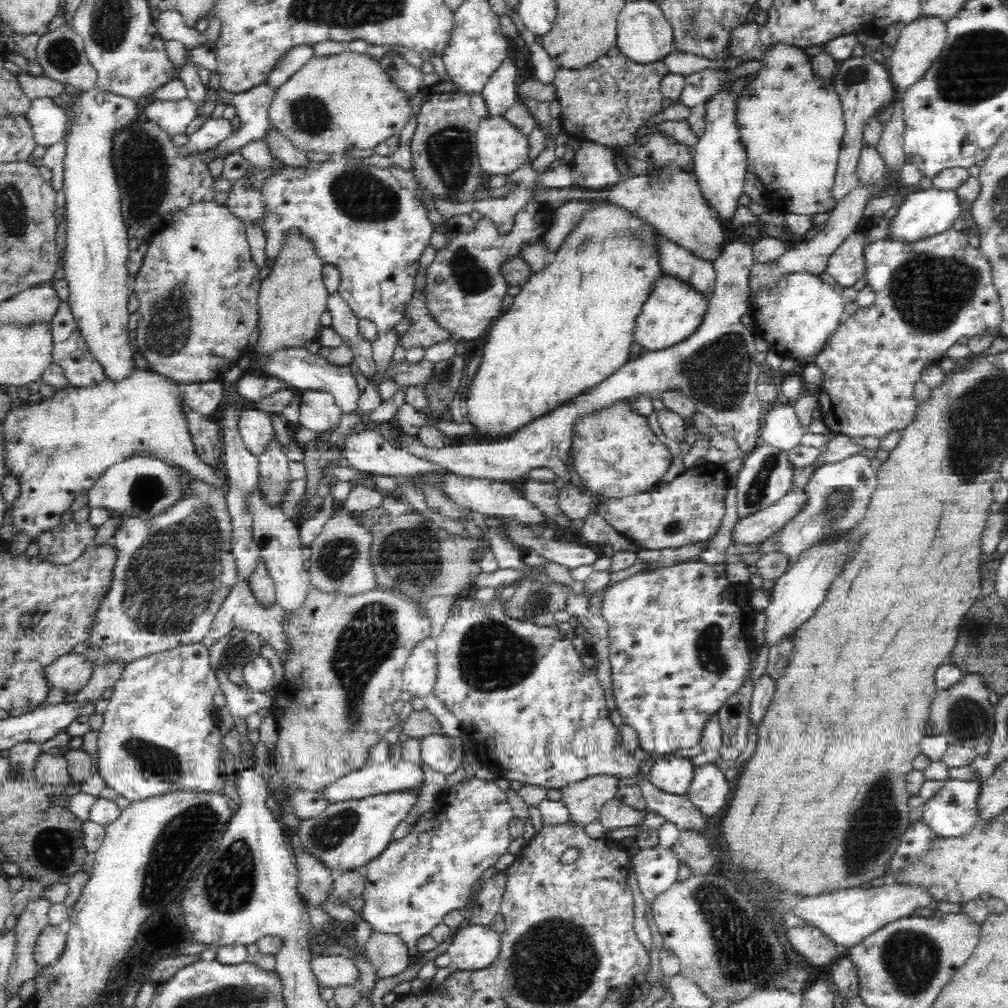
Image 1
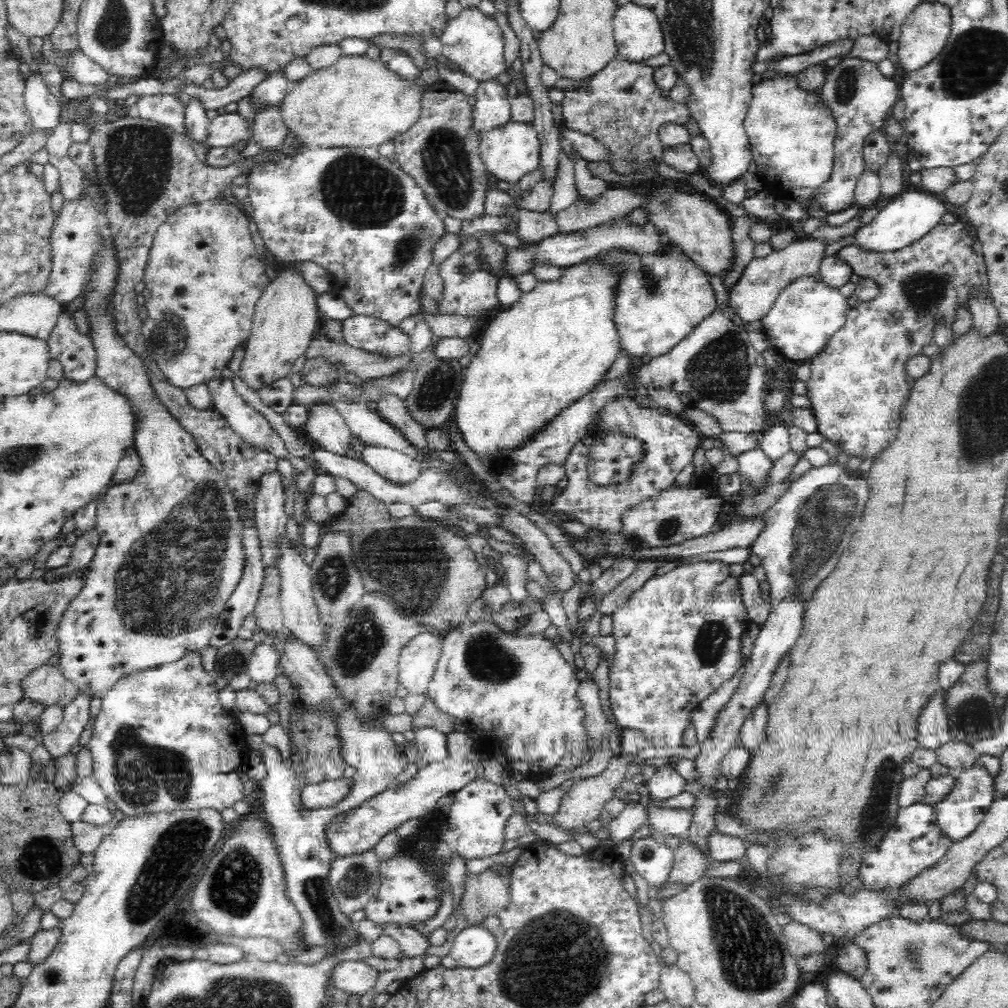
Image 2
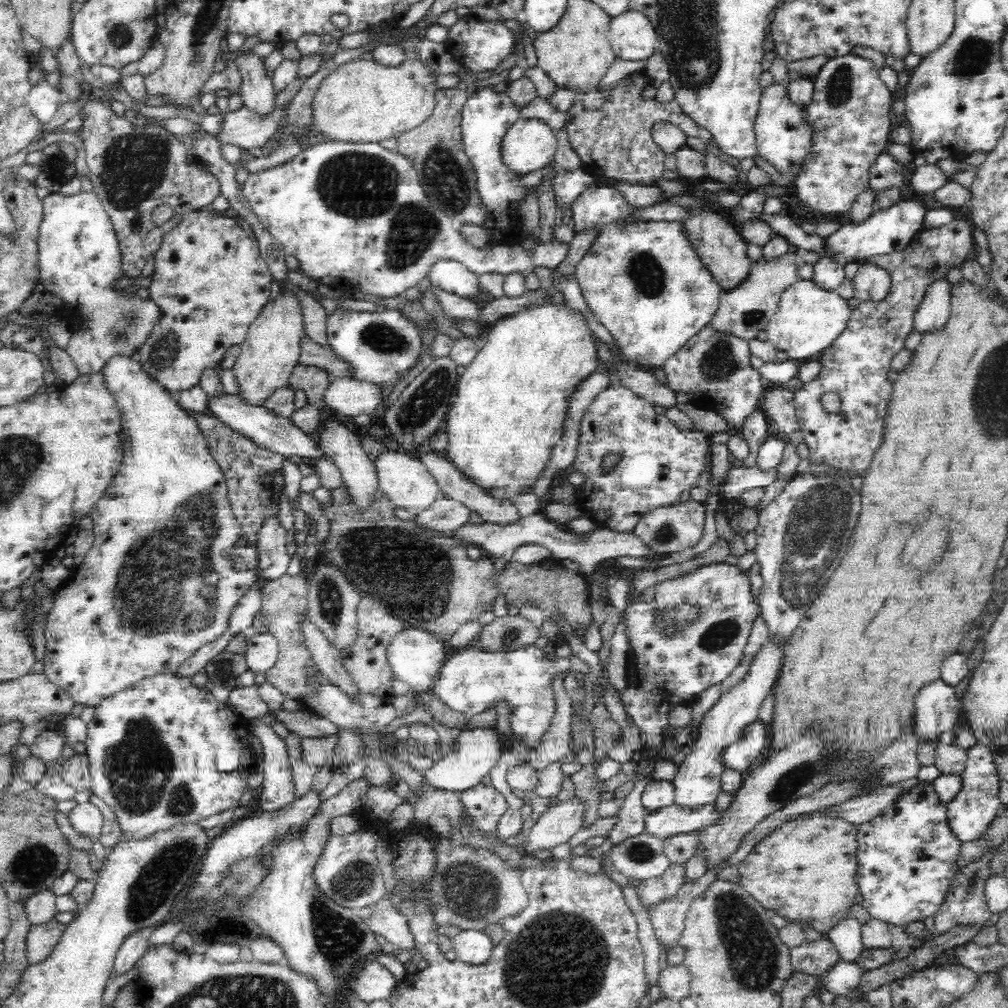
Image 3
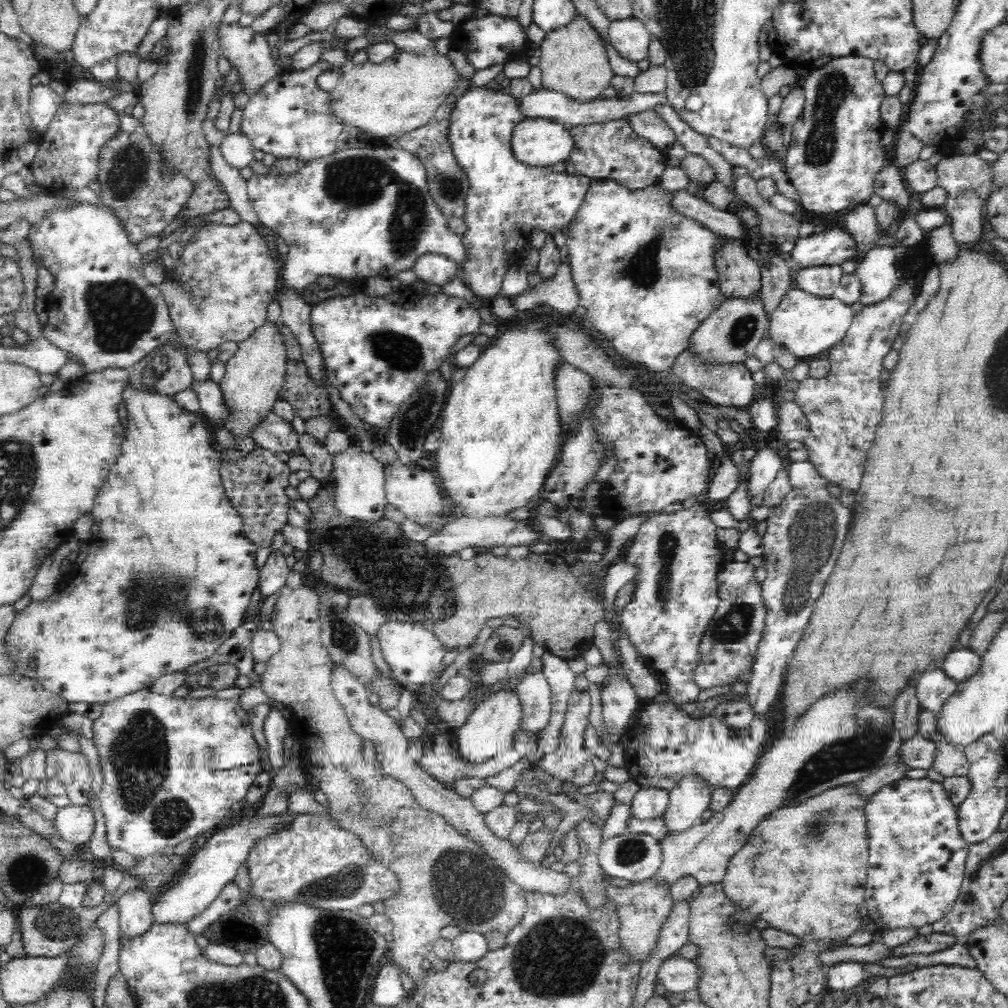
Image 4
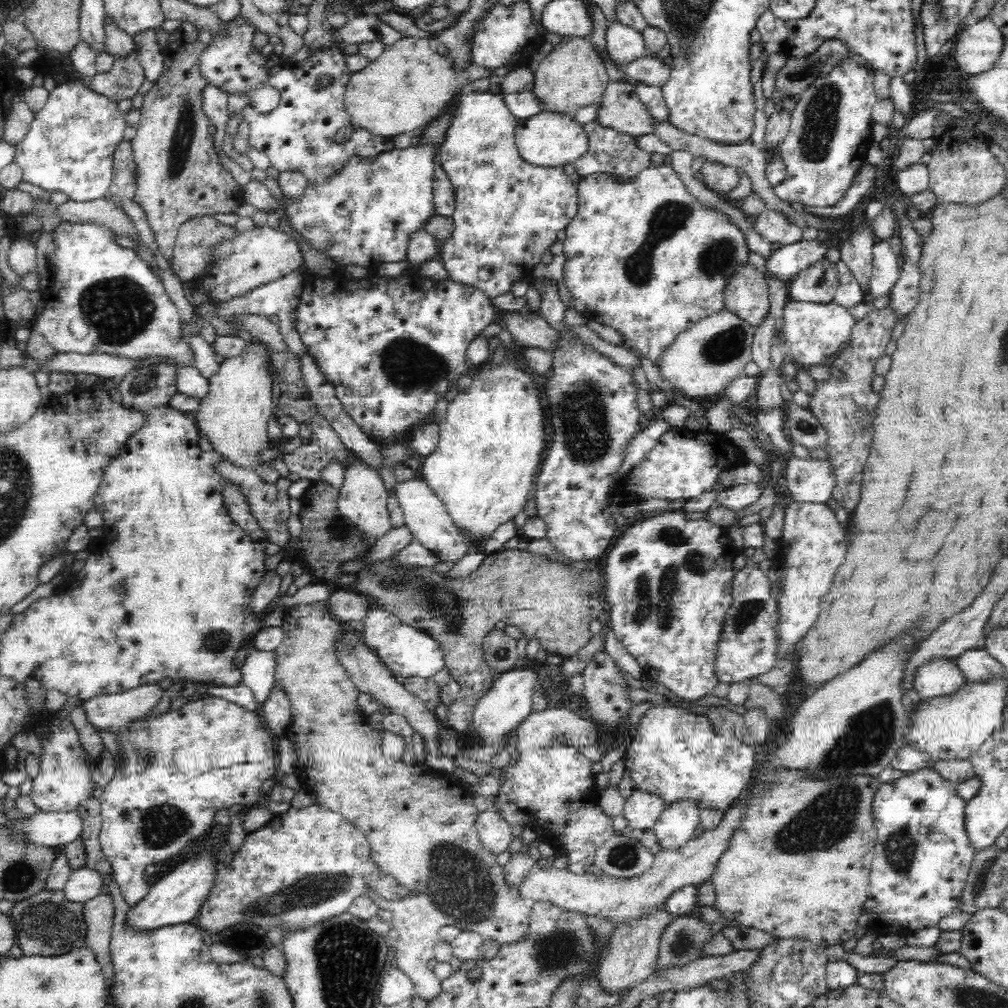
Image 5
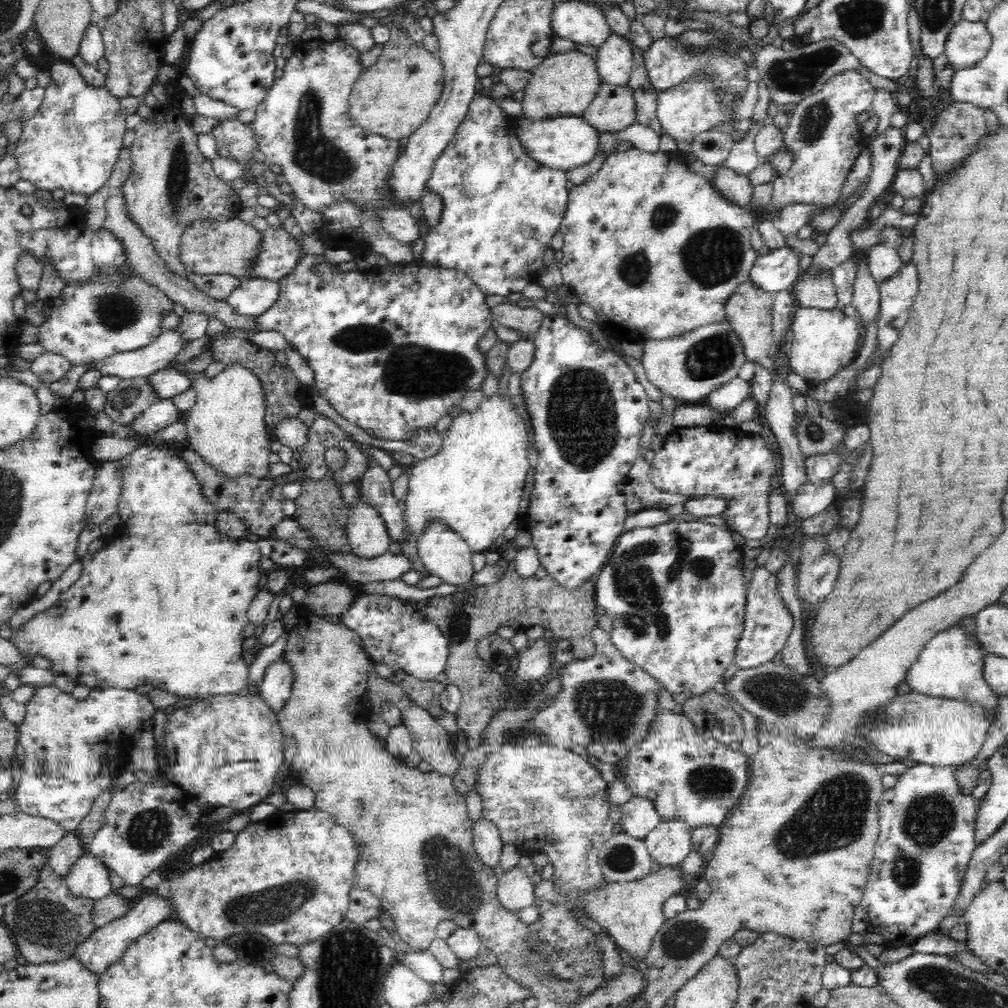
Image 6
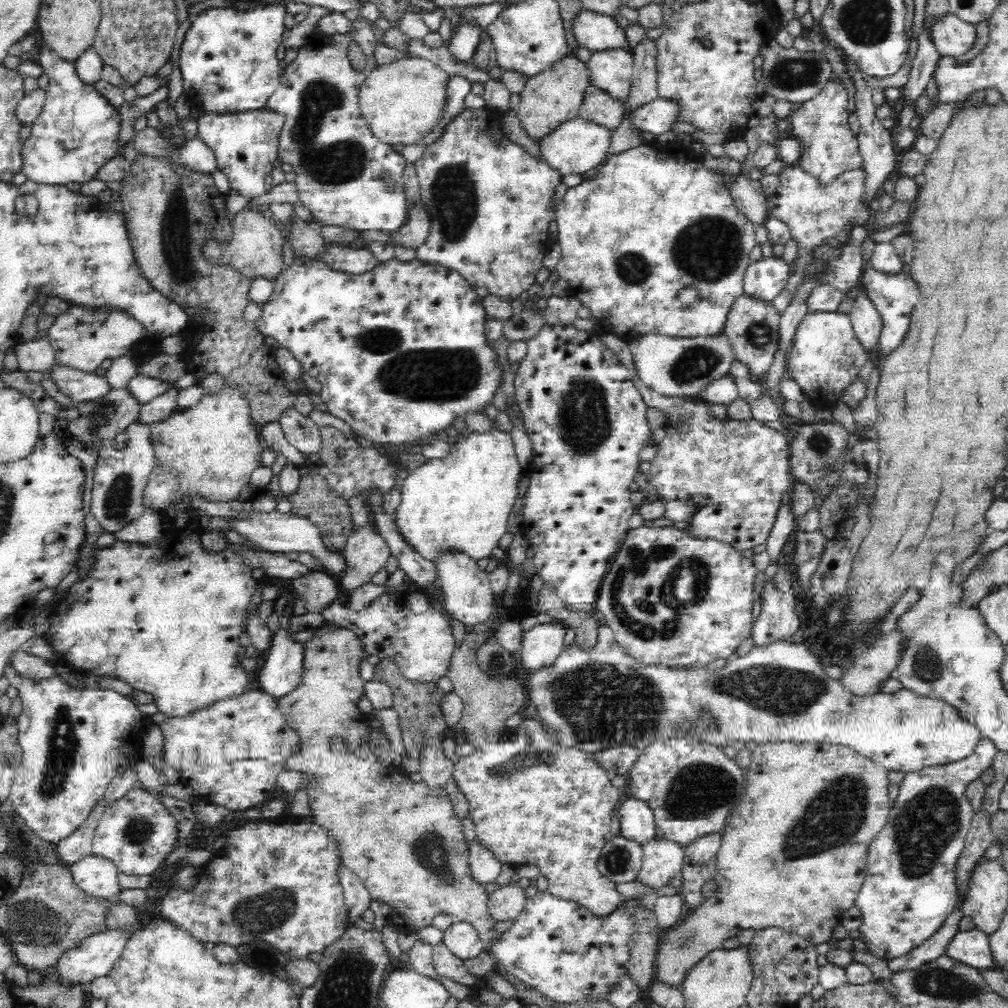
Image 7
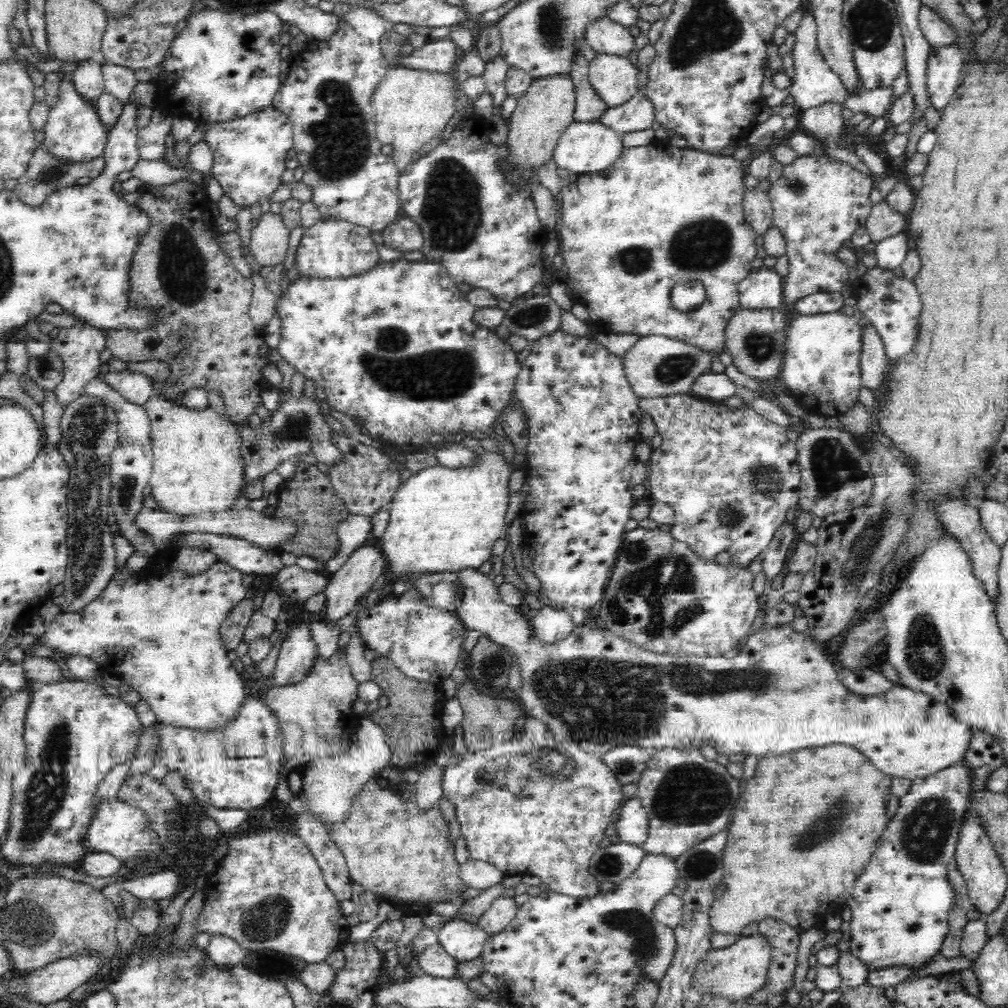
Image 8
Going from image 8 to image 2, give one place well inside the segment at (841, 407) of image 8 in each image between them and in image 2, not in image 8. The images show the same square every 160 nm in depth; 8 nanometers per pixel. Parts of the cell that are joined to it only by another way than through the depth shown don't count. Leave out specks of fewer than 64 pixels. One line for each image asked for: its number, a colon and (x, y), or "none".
2: (808, 311)
3: (808, 320)
4: (807, 325)
5: (815, 332)
6: (824, 342)
7: (825, 358)

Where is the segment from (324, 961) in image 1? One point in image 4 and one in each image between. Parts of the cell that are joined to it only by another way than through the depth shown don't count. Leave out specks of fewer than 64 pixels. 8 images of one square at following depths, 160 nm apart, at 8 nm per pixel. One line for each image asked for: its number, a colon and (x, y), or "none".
2: (357, 978)
3: (375, 982)
4: (388, 991)

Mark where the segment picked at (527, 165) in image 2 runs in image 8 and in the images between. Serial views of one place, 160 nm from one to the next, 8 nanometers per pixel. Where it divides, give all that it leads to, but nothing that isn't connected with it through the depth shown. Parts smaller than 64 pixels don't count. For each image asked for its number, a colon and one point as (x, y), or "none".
3: (529, 144)
4: (537, 142)
5: (547, 139)
6: (562, 143)
7: (577, 145)
8: (585, 147)

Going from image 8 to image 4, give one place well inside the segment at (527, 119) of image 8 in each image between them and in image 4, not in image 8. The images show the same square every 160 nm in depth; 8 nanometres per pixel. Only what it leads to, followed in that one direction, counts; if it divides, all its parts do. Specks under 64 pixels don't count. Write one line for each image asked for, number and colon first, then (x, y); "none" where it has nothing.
4: (574, 61)
5: (573, 76)
6: (564, 84)
7: (550, 98)

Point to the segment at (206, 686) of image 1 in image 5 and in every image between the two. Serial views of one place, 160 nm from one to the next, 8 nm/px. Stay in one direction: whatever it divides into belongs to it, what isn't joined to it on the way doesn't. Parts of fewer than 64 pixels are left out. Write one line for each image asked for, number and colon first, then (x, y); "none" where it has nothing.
2: (158, 731)
3: (151, 748)
4: (172, 767)
5: (180, 767)

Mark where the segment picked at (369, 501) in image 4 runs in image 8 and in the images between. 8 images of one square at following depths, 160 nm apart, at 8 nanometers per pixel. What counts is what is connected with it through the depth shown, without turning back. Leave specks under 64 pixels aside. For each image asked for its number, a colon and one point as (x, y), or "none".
5: (362, 500)
6: (367, 536)
7: (365, 553)
8: (345, 587)

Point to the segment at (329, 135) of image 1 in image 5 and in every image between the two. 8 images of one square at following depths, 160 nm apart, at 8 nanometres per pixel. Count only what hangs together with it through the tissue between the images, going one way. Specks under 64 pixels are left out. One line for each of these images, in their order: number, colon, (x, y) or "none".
2: (356, 102)
3: (360, 101)
4: (401, 94)
5: (409, 84)

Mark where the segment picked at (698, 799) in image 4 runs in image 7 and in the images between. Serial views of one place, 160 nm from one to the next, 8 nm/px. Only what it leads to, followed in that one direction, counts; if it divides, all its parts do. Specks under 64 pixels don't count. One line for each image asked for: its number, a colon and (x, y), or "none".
5: (678, 821)
6: (669, 843)
7: (662, 859)

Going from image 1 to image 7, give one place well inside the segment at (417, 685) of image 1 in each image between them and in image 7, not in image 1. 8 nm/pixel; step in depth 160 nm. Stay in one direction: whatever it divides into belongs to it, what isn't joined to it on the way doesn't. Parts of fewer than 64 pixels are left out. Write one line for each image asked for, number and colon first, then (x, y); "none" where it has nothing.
2: (417, 662)
3: (415, 656)
4: (414, 655)
5: (408, 652)
6: (391, 630)
7: (404, 626)

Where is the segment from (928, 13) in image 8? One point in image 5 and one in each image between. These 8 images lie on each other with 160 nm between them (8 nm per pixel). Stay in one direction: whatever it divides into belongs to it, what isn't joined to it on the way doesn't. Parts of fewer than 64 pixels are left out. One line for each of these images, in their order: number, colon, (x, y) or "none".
5: (977, 48)
6: (967, 43)
7: (952, 37)

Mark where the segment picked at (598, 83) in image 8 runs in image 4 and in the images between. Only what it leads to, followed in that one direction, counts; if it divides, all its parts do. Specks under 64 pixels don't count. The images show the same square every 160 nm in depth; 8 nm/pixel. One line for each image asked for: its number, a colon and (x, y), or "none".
4: (630, 38)
5: (624, 45)
6: (614, 59)
7: (610, 70)

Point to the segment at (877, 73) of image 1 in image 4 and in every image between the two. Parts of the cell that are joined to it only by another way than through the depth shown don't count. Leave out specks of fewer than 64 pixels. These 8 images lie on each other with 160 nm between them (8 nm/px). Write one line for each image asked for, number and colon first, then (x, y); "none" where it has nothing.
2: (860, 97)
3: (849, 112)
4: (834, 155)

